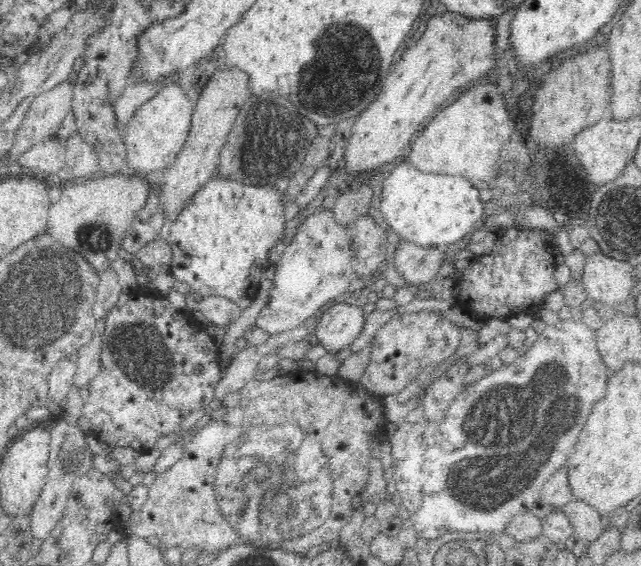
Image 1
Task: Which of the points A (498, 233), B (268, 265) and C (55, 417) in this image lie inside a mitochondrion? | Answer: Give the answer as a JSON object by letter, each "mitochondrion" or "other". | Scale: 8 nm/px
{"A":"other","B":"other","C":"other"}

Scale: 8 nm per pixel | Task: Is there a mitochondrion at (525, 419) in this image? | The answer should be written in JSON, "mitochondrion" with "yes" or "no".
{"mitochondrion":"yes"}

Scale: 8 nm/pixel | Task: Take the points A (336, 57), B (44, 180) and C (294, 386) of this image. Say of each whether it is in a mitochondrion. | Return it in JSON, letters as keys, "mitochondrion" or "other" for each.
{"A":"mitochondrion","B":"other","C":"other"}

